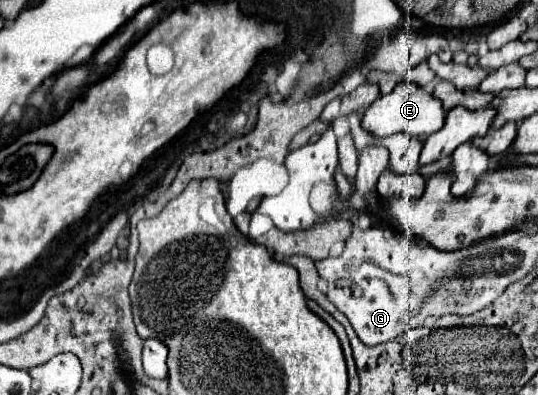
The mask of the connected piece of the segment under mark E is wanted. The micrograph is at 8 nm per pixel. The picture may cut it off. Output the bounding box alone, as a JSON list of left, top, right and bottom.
[363,82,445,138]

